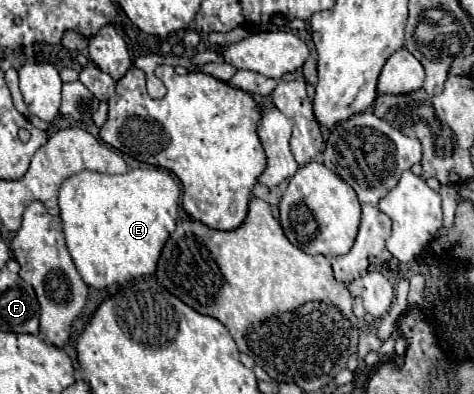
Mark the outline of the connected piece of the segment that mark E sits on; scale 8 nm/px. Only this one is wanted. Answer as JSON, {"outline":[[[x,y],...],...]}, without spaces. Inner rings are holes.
{"outline":[[[155,166],[129,169],[121,175],[81,171],[65,179],[59,189],[63,233],[83,281],[101,289],[155,273],[159,253],[175,229],[179,195],[175,177]]]}

